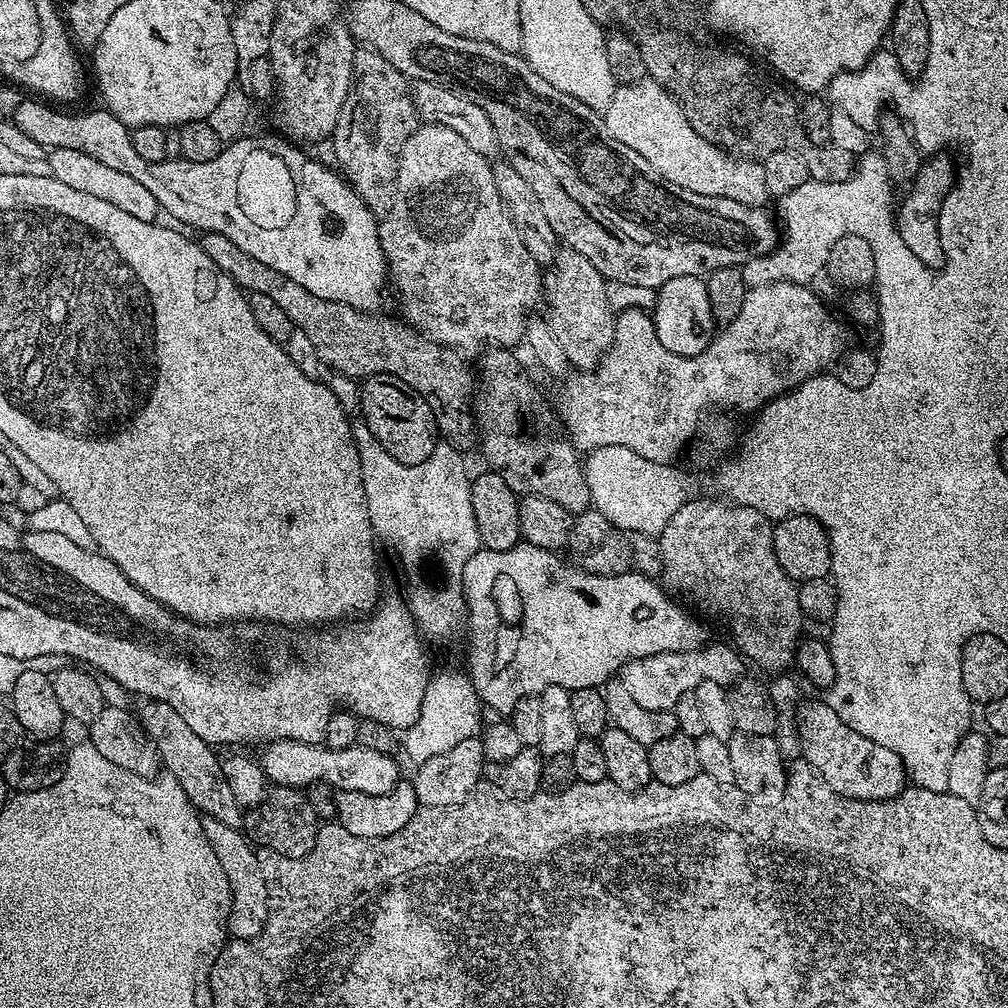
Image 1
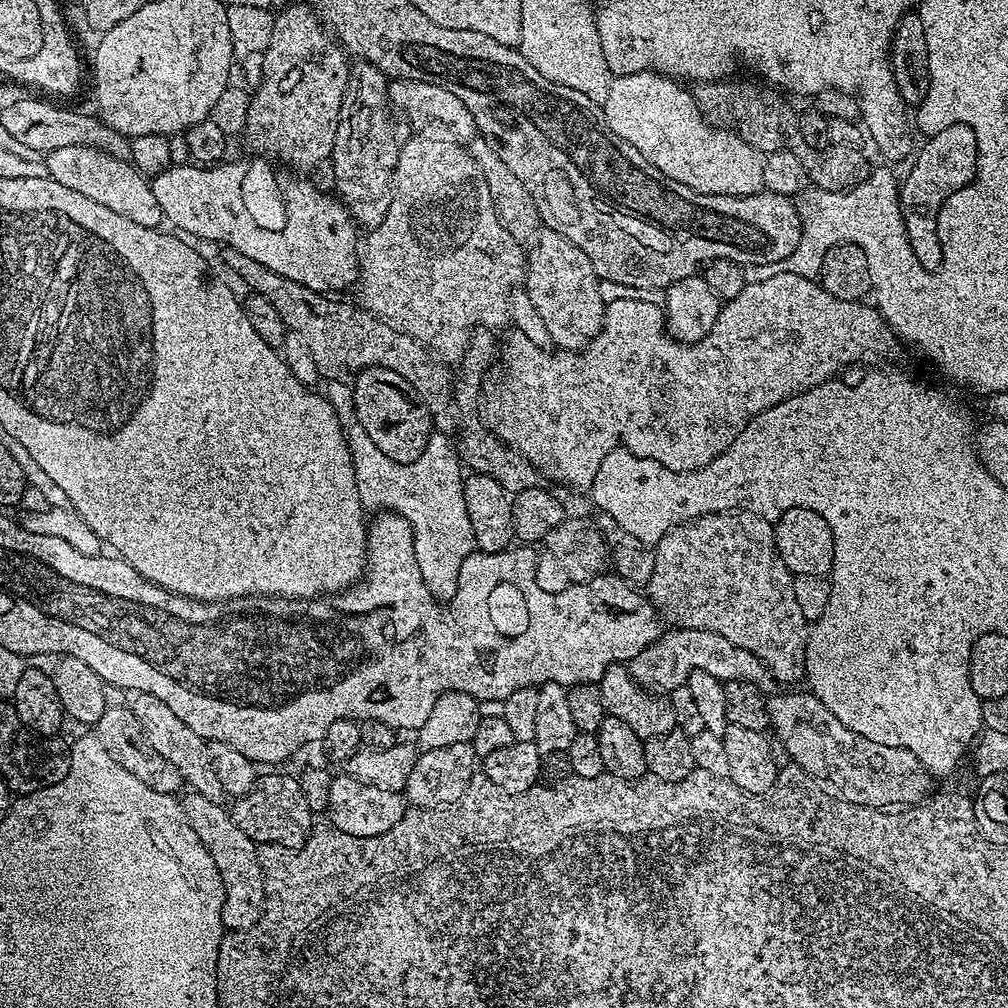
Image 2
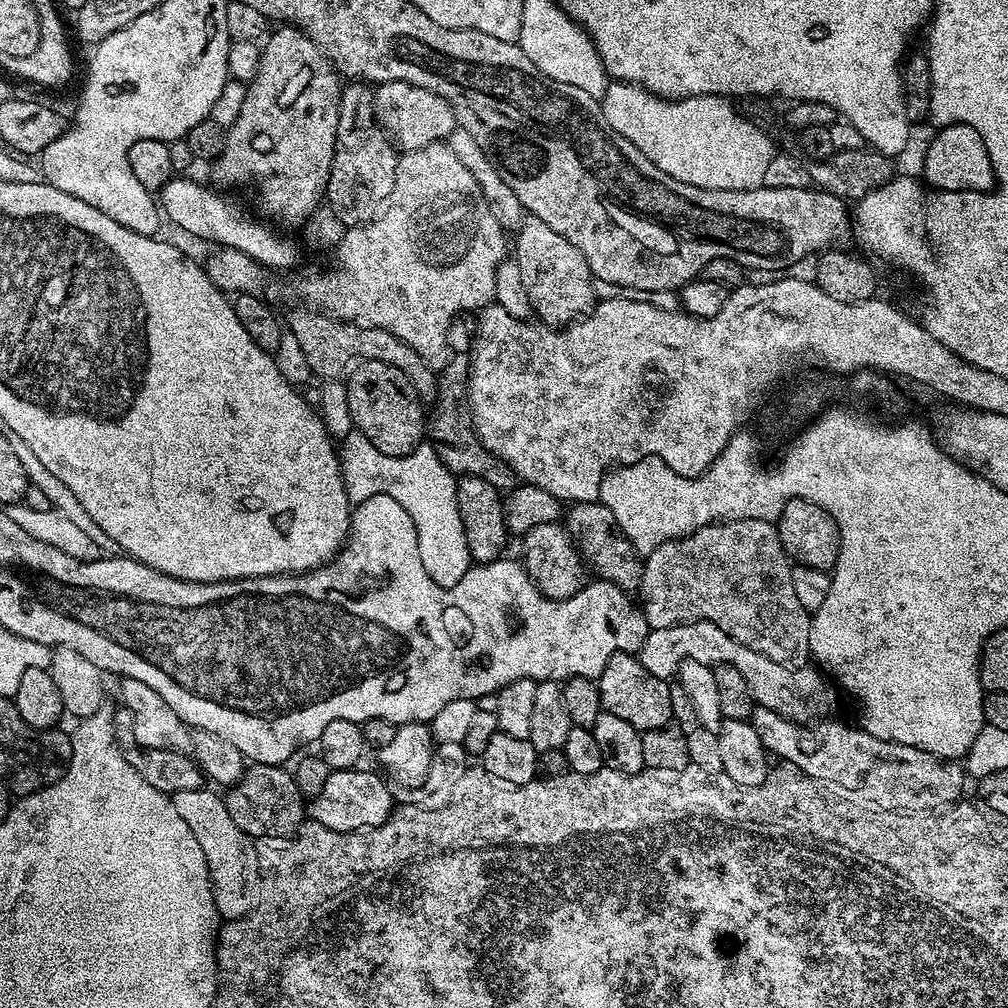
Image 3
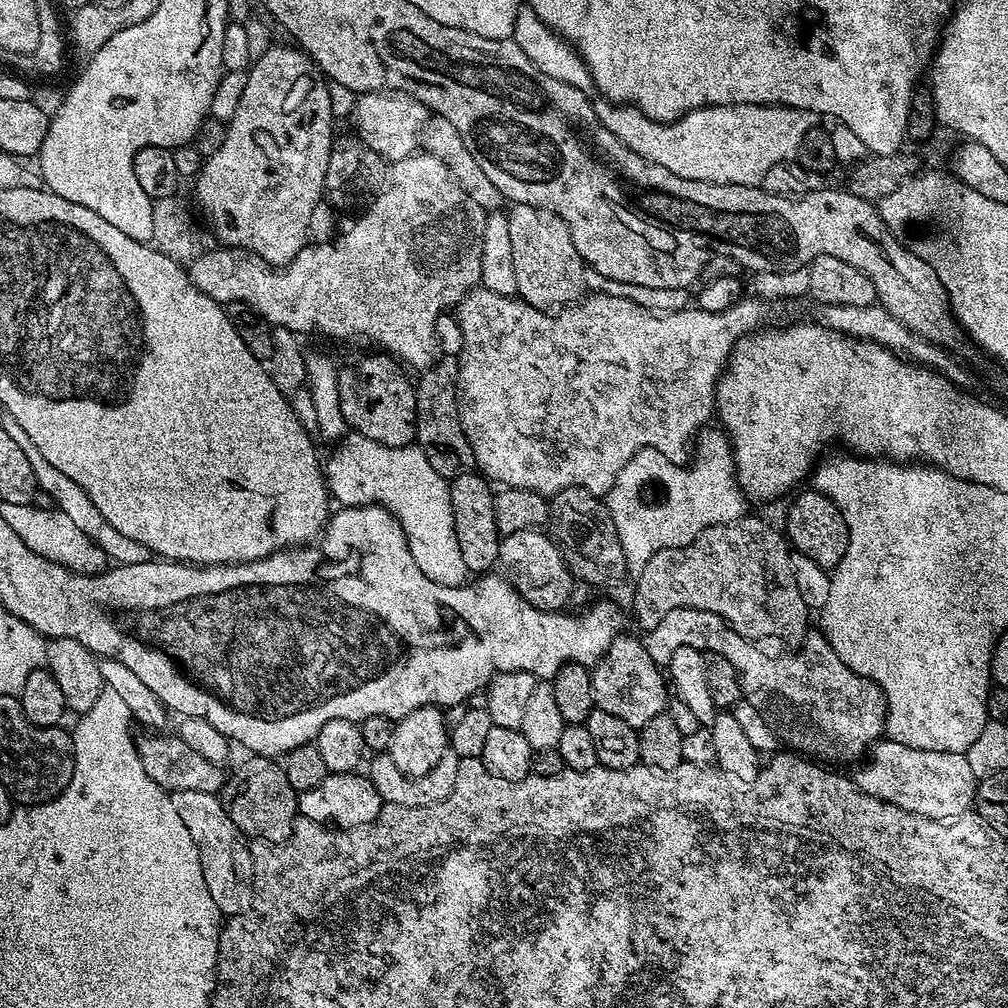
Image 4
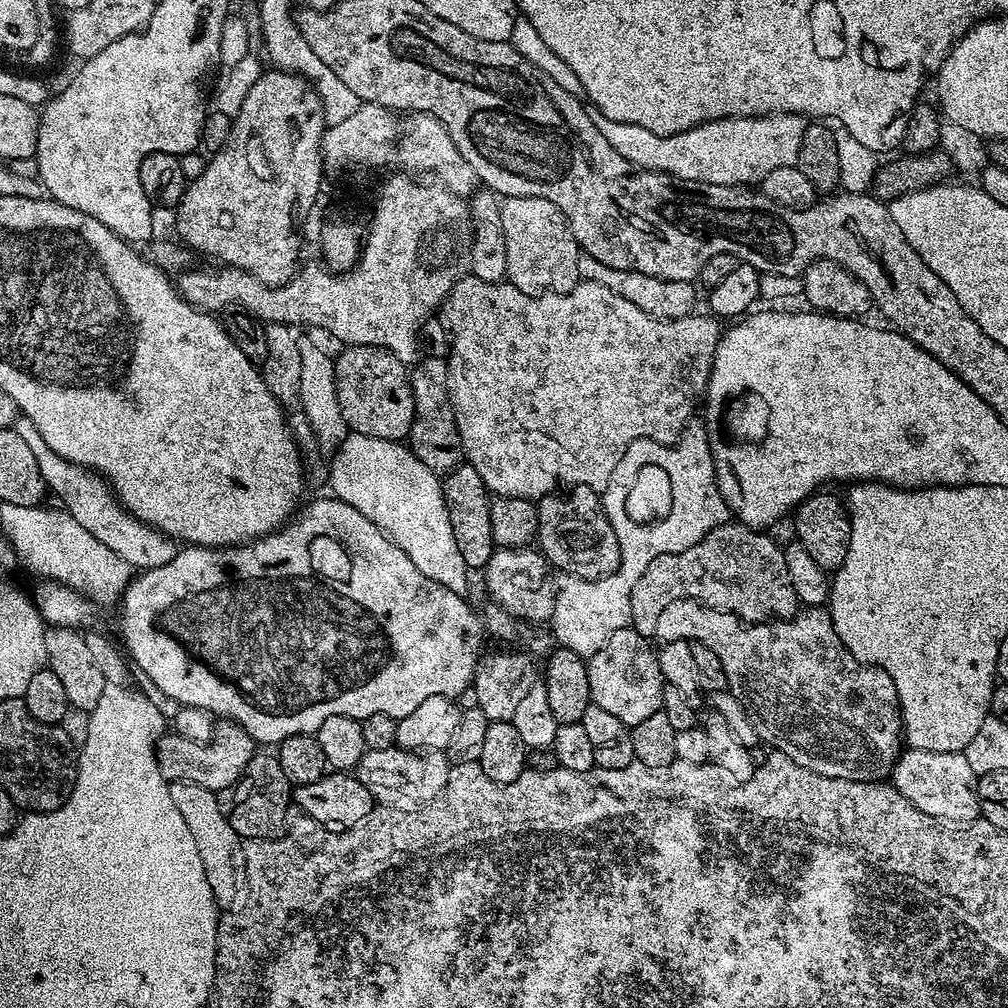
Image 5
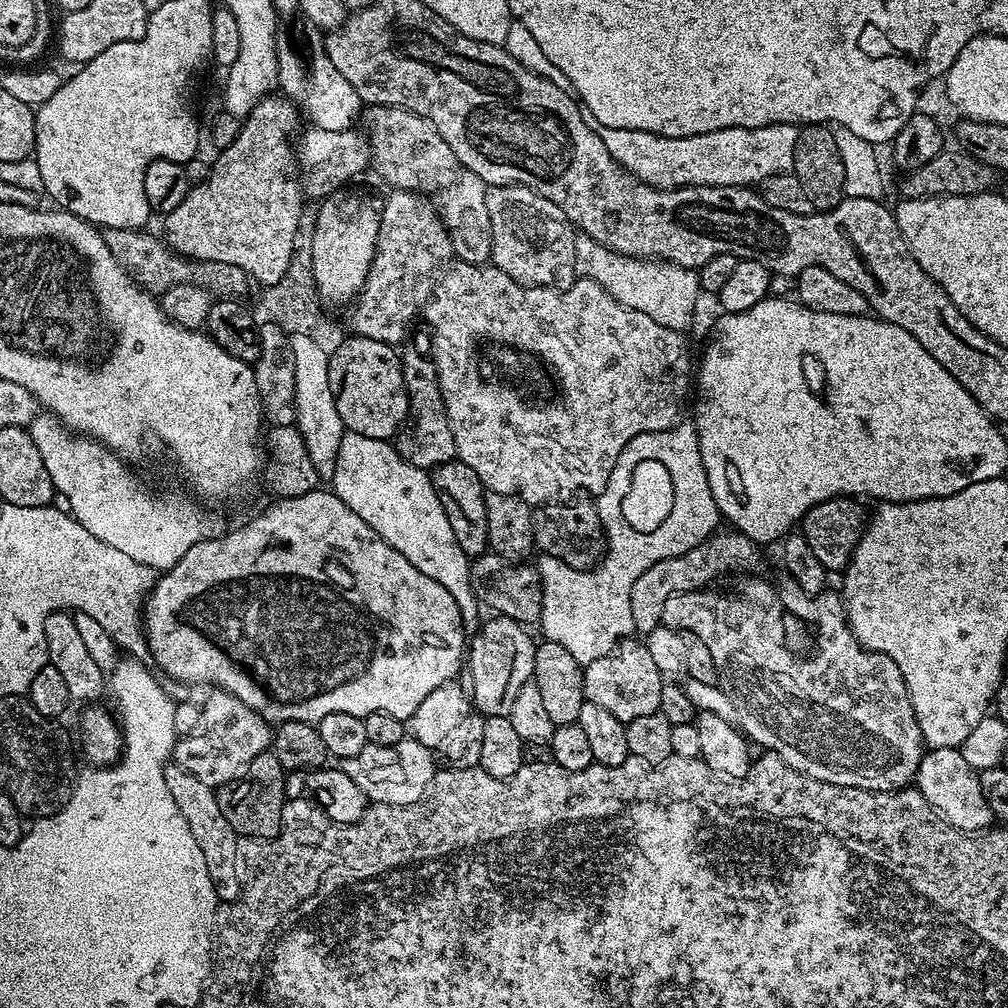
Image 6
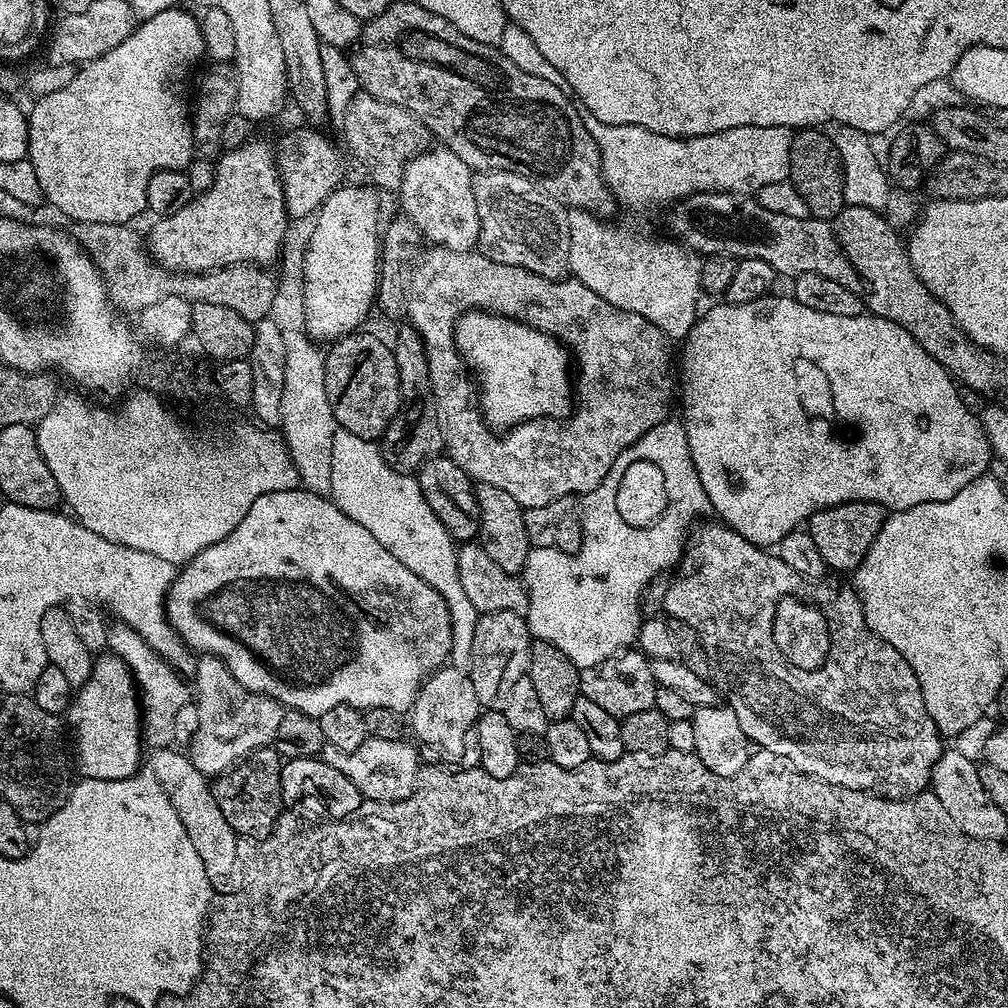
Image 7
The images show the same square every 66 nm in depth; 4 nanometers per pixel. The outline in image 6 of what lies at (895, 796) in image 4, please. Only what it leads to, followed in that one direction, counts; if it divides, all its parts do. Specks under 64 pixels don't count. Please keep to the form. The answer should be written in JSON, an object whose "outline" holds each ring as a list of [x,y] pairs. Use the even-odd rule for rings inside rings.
{"outline":[[[934,748],[925,751],[916,771],[915,787],[947,824],[959,832],[977,833],[991,829],[994,817],[986,798],[982,798],[980,774],[962,758],[959,748]]]}

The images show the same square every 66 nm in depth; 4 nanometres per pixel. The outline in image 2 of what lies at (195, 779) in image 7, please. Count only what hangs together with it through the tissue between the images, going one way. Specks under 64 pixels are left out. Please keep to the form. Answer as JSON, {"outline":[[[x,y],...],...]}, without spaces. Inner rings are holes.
{"outline":[[[193,791],[187,795],[182,800],[186,822],[190,822],[190,830],[202,838],[202,846],[210,850],[210,858],[214,858],[214,866],[218,866],[218,874],[222,874],[222,886],[228,893],[224,918],[233,927],[252,925],[260,912],[261,893],[264,890],[264,874],[256,853],[258,846],[246,838],[244,831],[238,830],[238,822],[234,822],[231,811],[223,803],[210,802],[210,798]]]}

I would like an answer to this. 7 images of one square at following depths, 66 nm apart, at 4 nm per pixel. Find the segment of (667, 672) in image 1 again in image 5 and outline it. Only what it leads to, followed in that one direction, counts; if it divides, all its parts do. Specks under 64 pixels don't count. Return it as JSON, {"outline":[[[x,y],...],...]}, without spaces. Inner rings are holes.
{"outline":[[[679,600],[670,602],[658,614],[655,639],[667,642],[673,638],[705,644],[718,654],[718,662],[722,662],[728,679],[727,691],[744,707],[757,737],[763,743],[765,740],[769,749],[786,754],[798,766],[806,766],[814,774],[826,774],[826,778],[880,782],[899,760],[902,721],[894,682],[886,670],[853,658],[834,630],[831,612],[823,607],[812,606],[812,616],[804,612],[804,619],[799,619],[798,624],[784,627],[780,620],[749,624],[729,612],[707,608],[697,600]]]}

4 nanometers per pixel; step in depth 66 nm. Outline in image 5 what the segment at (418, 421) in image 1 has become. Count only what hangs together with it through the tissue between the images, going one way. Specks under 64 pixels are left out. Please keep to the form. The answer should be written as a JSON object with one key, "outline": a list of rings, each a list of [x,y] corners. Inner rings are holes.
{"outline":[[[349,344],[344,346],[340,355],[334,360],[336,365],[336,389],[338,406],[342,406],[342,418],[349,432],[370,434],[370,438],[383,440],[407,441],[410,426],[414,422],[414,394],[409,369],[392,352],[378,346]]]}

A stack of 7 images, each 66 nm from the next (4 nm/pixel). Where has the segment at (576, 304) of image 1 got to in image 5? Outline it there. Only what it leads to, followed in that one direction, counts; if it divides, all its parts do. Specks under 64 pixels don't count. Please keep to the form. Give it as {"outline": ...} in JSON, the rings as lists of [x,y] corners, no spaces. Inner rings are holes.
{"outline":[[[510,196],[500,205],[502,234],[506,242],[506,280],[531,296],[569,292],[582,279],[582,253],[568,219],[546,198]]]}

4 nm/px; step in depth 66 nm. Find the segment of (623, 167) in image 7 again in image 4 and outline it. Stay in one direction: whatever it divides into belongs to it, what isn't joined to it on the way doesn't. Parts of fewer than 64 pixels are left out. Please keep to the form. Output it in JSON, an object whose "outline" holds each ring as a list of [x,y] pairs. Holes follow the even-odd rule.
{"outline":[[[603,98],[597,99],[595,105],[598,122],[602,122],[614,138],[630,146],[634,154],[670,170],[670,174],[678,174],[678,178],[715,184],[763,185],[766,170],[770,170],[770,166],[795,161],[800,155],[802,138],[806,138],[808,131],[822,120],[816,112],[798,110],[785,104],[715,104],[709,108],[695,108],[673,124],[659,124],[657,120],[646,118],[646,114],[634,106],[617,106]]]}

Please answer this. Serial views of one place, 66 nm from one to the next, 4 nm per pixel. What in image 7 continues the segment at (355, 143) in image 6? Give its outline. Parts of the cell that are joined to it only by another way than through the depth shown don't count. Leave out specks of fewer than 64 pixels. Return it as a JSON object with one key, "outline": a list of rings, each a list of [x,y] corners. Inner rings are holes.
{"outline":[[[308,128],[288,132],[280,141],[275,141],[276,169],[280,171],[280,181],[289,217],[319,209],[323,206],[324,200],[345,183],[345,153],[341,152],[322,133],[311,132]]]}

